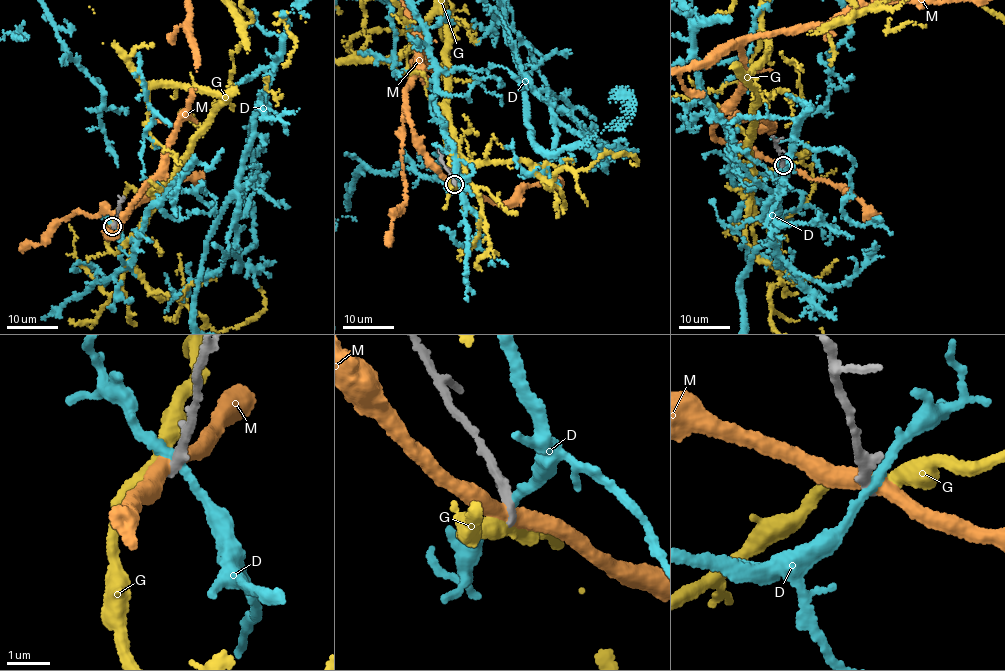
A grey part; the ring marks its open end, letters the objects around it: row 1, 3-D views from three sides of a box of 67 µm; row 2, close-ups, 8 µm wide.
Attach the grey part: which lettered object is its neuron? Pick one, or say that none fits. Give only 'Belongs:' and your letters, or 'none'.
Belongs: none

